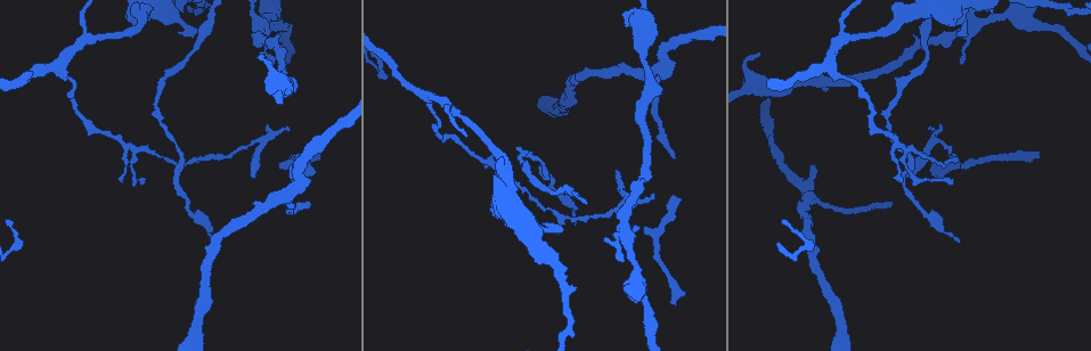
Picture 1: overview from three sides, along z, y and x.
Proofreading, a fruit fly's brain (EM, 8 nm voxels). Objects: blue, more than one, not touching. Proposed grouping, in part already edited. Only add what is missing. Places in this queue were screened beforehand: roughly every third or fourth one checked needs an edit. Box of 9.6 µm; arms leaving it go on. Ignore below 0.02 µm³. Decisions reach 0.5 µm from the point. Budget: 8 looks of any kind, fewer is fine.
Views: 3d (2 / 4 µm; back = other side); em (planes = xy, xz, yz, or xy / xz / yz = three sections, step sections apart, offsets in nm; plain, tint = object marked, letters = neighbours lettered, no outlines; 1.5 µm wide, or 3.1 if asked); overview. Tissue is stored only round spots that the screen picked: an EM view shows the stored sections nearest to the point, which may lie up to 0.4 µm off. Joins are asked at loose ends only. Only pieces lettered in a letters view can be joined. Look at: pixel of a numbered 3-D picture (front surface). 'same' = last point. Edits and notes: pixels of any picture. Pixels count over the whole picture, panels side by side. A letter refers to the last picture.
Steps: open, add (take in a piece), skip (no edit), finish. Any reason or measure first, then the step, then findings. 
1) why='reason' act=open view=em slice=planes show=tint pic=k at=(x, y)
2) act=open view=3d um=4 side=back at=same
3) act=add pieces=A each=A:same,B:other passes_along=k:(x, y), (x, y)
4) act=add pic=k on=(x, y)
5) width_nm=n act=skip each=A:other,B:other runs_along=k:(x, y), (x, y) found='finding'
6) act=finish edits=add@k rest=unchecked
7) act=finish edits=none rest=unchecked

why='free end' act=open view=em slice=planes show=plain pic=1 at=(906, 174)

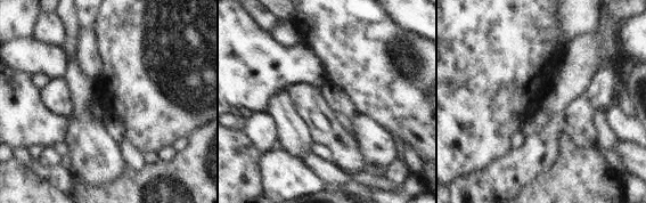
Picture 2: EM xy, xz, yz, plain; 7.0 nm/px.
act=open view=em slice=planes show=letters at=same

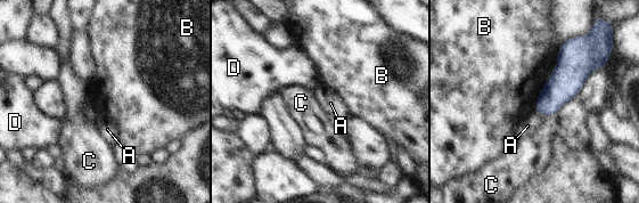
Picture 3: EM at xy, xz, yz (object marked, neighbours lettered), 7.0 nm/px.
act=skip each=A:other,B:other,C:other,D:other border=3:(564, 41), (556, 56) found='no lettered piece goes on from it'

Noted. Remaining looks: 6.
why='tapers out' act=open view=em slice=planes show=letters pic=1 at=(120, 179)

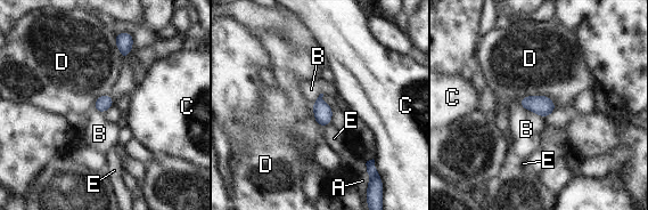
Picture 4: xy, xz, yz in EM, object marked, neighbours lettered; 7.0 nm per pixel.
longest_contact=D:280nm act=skip each=A:other,B:other,C:other,D:other,E:other found='none of them fits'

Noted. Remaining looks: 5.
why='thin end' act=open view=em slice=yz step=8 show=plain pic=1 at=(758, 52)

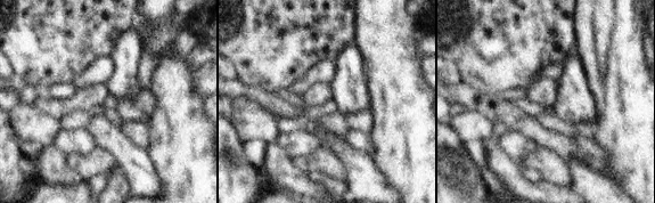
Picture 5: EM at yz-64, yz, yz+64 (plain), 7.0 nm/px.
why='see the neighbours' act=open view=em slice=yz step=8 show=letters at=same

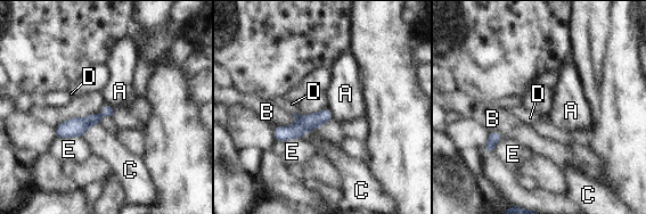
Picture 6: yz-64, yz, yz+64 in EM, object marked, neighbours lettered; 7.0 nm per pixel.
longest_contact=E:200nm act=skip each=A:other,B:other,C:other,D:other,E:other border=6:(329, 107), (333, 117) found='no lettered piece goes on from it'

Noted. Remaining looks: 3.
act=finish edits=none rest=unchecked

